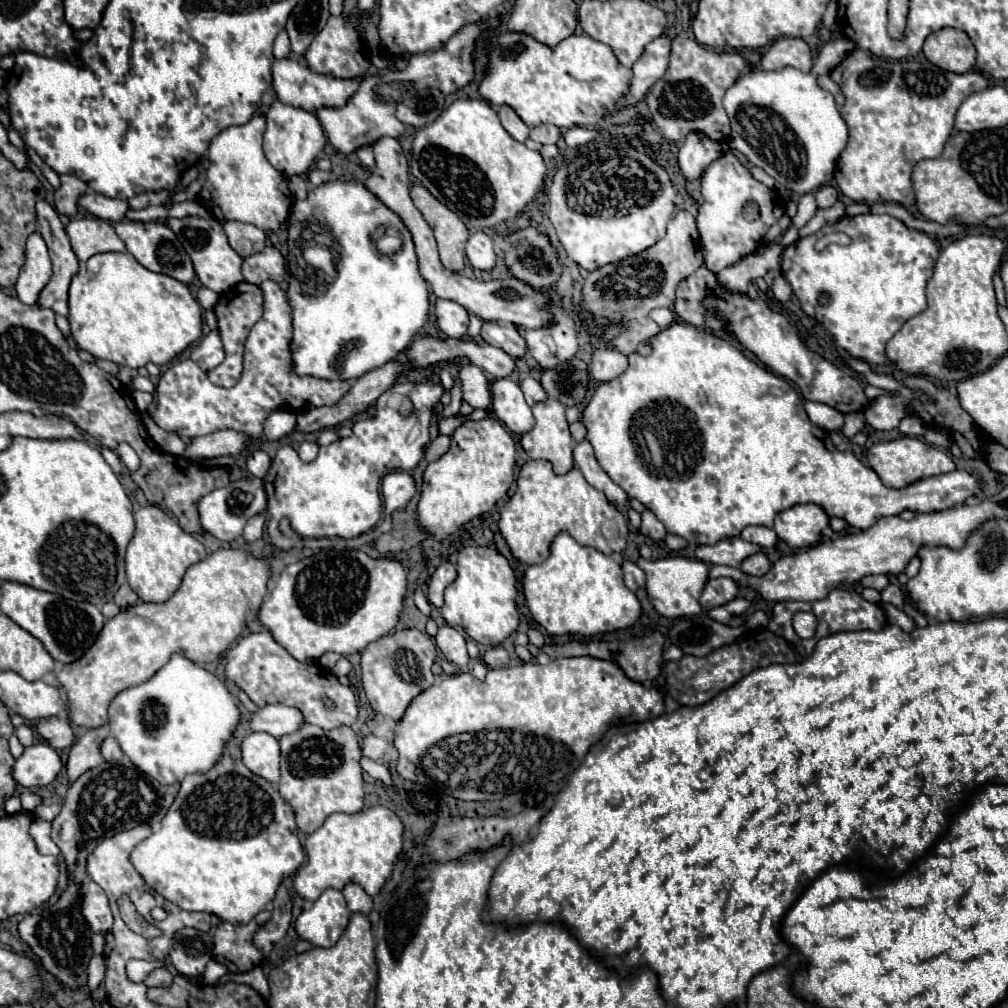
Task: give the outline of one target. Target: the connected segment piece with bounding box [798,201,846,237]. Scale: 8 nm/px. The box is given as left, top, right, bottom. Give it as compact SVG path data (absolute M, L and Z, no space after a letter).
M838 201L838 203L836 203L834 207L830 207L830 209L818 209L816 215L814 215L798 233L800 233L800 237L808 237L808 235L820 231L826 223L836 223L836 221L840 221L844 215L846 215L846 205L844 205L842 201Z

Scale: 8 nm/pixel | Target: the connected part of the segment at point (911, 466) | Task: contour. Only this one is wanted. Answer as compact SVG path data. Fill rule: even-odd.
M908 437L894 439L894 441L882 441L882 443L872 445L868 449L868 463L878 473L882 483L892 489L904 489L904 487L912 485L916 479L934 477L934 475L950 473L956 469L954 461L950 459L950 455L946 451L926 445L920 439L908 439Z

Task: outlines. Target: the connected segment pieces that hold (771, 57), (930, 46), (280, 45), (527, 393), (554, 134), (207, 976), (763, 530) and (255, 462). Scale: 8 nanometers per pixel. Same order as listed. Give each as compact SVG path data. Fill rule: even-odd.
M794 37L776 39L770 45L770 49L762 55L760 69L772 71L772 69L782 69L782 67L794 67L800 71L812 69L810 49L802 39L794 39Z
M940 29L924 43L924 55L936 67L952 73L968 73L976 67L976 47L970 37L958 29Z
M280 31L278 37L276 37L276 43L274 43L274 57L276 59L282 59L282 57L288 57L290 53L290 39L286 31Z
M530 377L520 383L520 389L524 391L524 397L526 397L528 405L540 403L540 401L544 401L548 397L548 393L544 391L544 387L536 379L530 379Z
M538 125L530 131L530 139L538 141L538 143L558 143L560 137L562 137L562 133L556 125Z
M210 961L210 963L206 965L206 971L204 971L202 979L204 979L204 983L214 985L214 983L218 983L218 979L220 979L224 973L226 973L224 967L220 967L216 961Z
M746 527L740 535L744 541L750 541L750 543L756 543L764 549L772 547L776 543L776 533L774 529L768 529L768 527Z
M254 451L252 455L248 455L248 461L246 461L246 467L248 471L254 475L254 477L264 477L266 471L268 471L268 465L270 465L270 457L268 453L264 451Z

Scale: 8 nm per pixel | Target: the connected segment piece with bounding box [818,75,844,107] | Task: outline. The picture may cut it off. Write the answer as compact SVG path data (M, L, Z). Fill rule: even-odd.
M820 75L818 77L818 85L822 87L822 89L826 89L826 91L830 91L832 95L834 95L834 99L836 99L836 105L838 107L842 107L844 105L844 95L842 95L842 91L840 91L840 87L828 77L828 75Z

